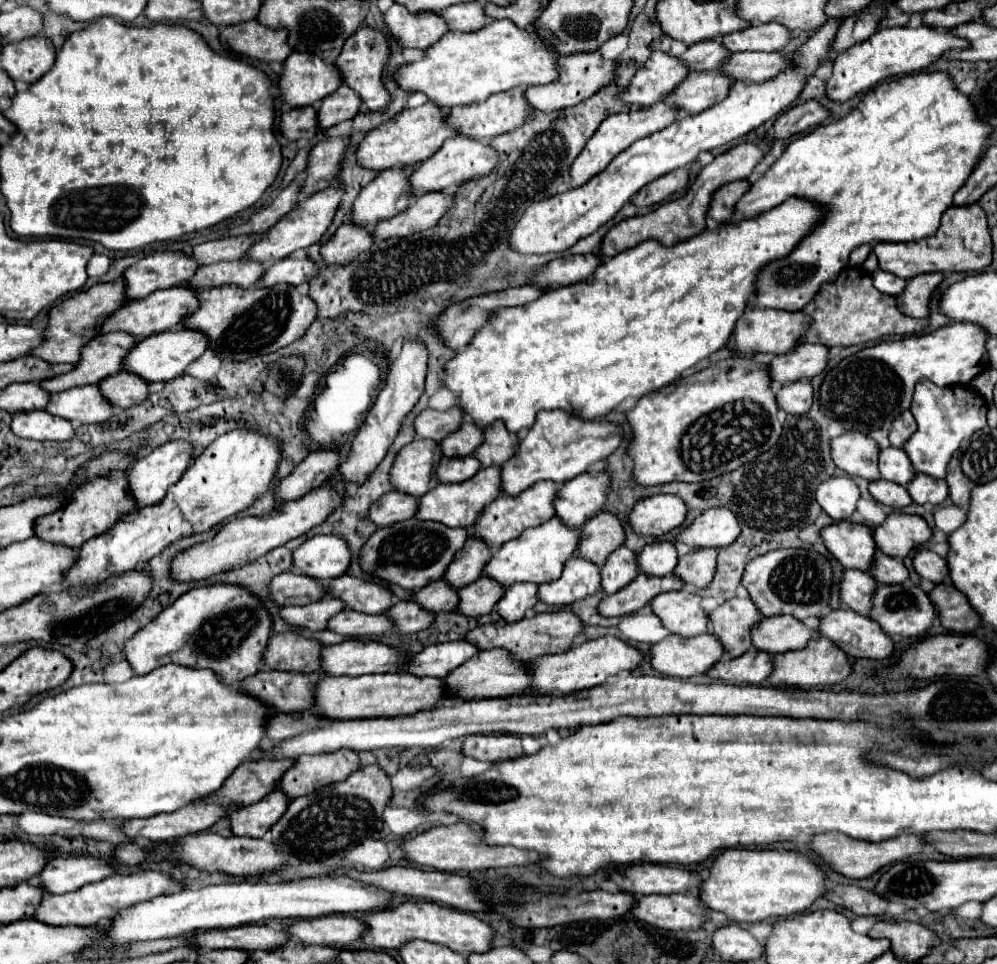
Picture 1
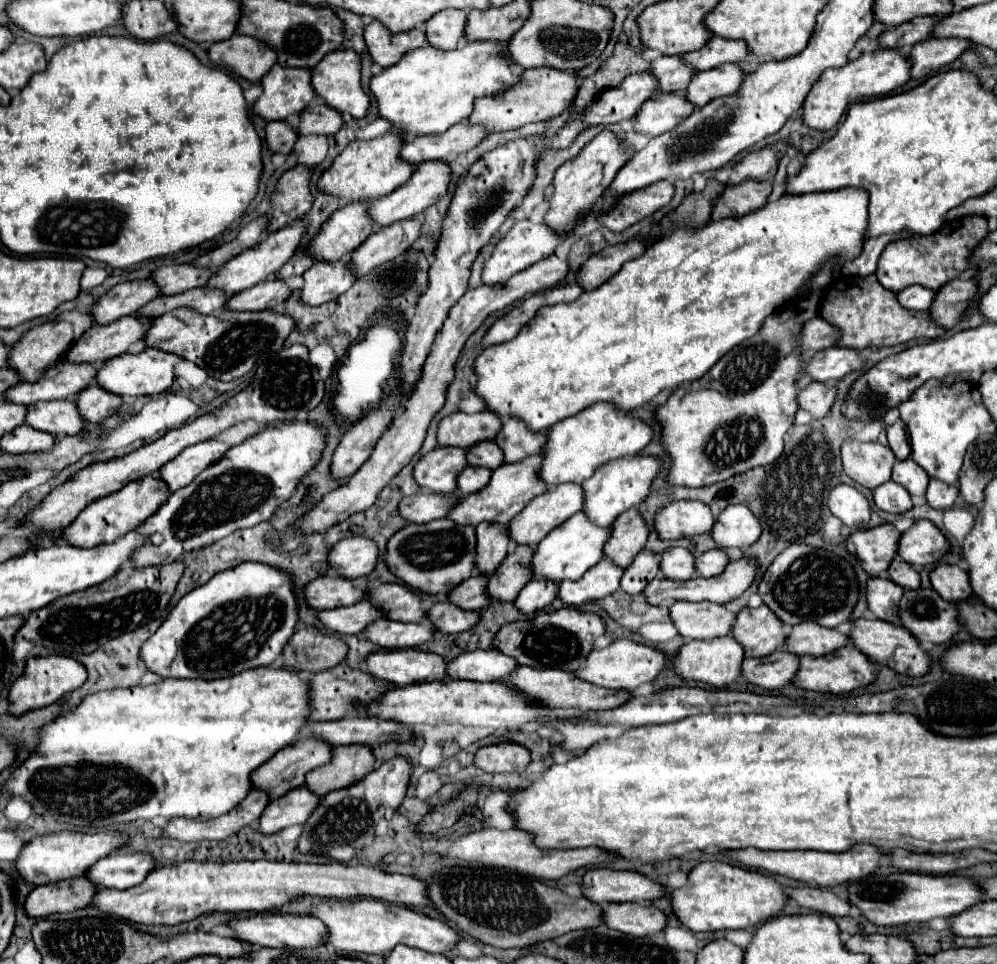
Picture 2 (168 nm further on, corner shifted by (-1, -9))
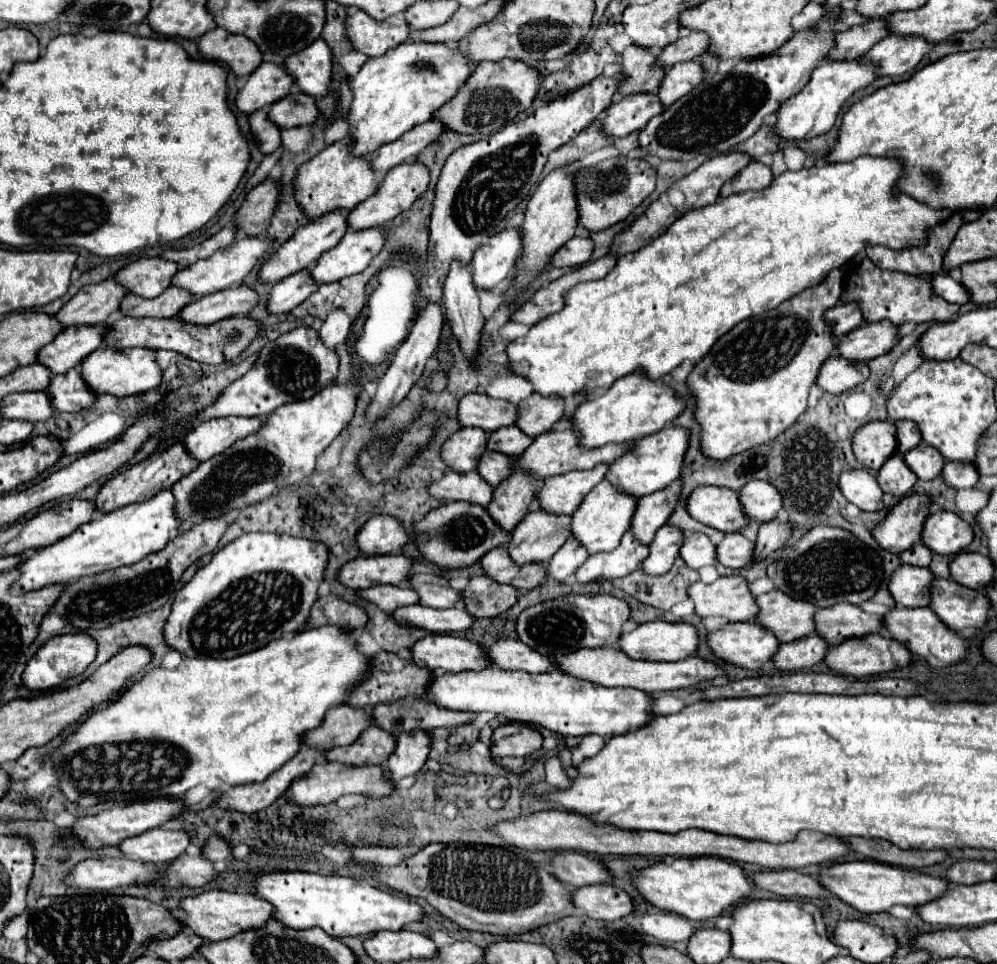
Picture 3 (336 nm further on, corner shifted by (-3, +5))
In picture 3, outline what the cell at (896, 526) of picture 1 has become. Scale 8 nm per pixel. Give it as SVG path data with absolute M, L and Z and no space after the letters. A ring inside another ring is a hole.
M942 510L926 518L922 542L936 554L942 556L960 554L972 540L974 540L972 526L954 512Z

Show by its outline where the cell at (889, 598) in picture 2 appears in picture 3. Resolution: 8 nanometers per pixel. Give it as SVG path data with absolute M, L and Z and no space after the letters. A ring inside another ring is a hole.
M904 564L890 576L888 588L898 604L924 608L930 604L930 582L934 582L934 572L930 568Z

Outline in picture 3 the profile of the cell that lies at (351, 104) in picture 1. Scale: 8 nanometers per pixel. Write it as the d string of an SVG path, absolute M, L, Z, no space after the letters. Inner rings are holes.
M298 90L290 92L290 96L274 102L268 110L268 120L278 128L294 128L294 126L310 126L318 116L314 98L308 94L300 94Z

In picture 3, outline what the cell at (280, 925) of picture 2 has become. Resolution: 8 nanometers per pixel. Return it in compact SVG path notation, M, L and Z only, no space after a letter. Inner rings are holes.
M208 890L198 896L182 898L178 908L186 914L184 918L178 918L184 928L190 928L194 934L198 934L204 940L218 942L226 940L242 930L258 928L262 922L272 918L272 906L264 900L260 900L254 894L236 894L236 892L224 892L224 890Z

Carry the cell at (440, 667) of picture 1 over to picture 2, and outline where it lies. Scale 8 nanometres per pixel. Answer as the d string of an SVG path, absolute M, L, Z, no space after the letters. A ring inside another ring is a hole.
M472 650L462 652L446 664L446 680L502 680L514 668L516 660L498 650Z

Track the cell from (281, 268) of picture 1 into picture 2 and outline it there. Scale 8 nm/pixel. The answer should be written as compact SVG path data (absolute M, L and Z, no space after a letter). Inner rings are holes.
M268 278L252 288L246 288L238 294L234 294L226 308L230 310L242 310L242 312L260 312L266 308L274 308L282 302L286 302L292 296L292 288L278 278Z

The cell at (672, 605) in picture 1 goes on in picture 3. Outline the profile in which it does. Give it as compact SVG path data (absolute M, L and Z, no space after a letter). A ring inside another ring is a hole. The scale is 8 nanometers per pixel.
M720 576L712 584L694 582L690 598L702 618L726 616L730 622L746 622L758 614L758 604L742 576Z

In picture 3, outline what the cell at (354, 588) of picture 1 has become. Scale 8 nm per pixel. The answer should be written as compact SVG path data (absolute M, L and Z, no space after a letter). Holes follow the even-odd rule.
M414 574L412 588L420 594L420 604L439 609L454 607L462 602L462 592L454 590L450 582L440 574Z

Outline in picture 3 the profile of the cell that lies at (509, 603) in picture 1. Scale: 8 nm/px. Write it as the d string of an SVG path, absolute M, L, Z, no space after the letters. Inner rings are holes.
M568 538L566 544L548 562L548 578L554 582L568 580L568 576L572 576L578 570L578 566L586 562L586 558L586 550L582 550L582 546L574 542L574 538Z

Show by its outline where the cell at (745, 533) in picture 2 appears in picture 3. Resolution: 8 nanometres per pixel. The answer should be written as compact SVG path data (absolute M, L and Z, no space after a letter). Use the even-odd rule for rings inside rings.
M766 480L748 482L738 496L744 512L758 524L776 518L782 510L782 492Z

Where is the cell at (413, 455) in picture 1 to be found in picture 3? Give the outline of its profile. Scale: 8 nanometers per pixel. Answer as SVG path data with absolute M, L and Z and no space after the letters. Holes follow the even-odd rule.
M460 428L442 446L442 460L456 472L470 472L478 468L478 458L486 450L488 436L480 428Z

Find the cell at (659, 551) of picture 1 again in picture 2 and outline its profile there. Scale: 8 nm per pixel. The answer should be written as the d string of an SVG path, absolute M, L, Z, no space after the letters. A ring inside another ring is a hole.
M668 548L662 552L660 570L664 578L670 580L688 580L694 576L694 556L686 548Z

